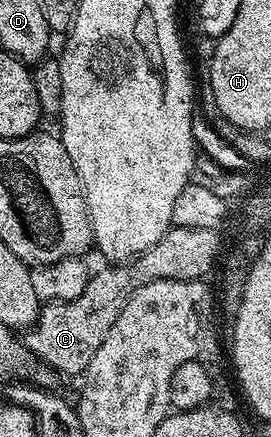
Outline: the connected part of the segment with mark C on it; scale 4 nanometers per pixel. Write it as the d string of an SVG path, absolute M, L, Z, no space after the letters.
M171 226L152 249L148 249L137 259L125 265L106 265L103 271L95 270L91 274L88 285L80 297L63 303L47 303L39 310L38 319L33 327L25 332L24 342L34 358L53 367L55 372L77 376L85 372L88 361L96 357L96 349L104 345L104 337L108 337L108 329L116 317L120 317L120 309L144 285L157 279L175 279L176 281L205 280L206 274L219 262L218 231L208 229L184 229Z

